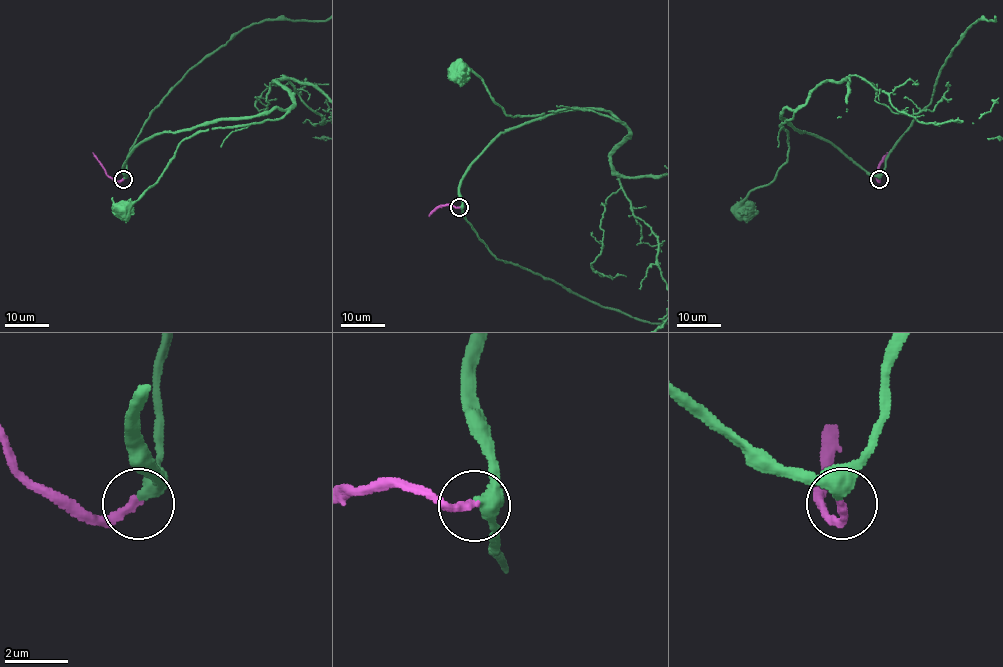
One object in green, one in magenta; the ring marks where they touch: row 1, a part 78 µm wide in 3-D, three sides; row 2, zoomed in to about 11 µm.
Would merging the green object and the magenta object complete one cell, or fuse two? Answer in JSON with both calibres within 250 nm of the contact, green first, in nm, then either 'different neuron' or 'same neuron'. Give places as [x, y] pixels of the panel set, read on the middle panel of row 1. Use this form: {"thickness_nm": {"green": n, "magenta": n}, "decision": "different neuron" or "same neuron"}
{"thickness_nm": {"green": 480, "magenta": 280}, "decision": "same neuron"}

